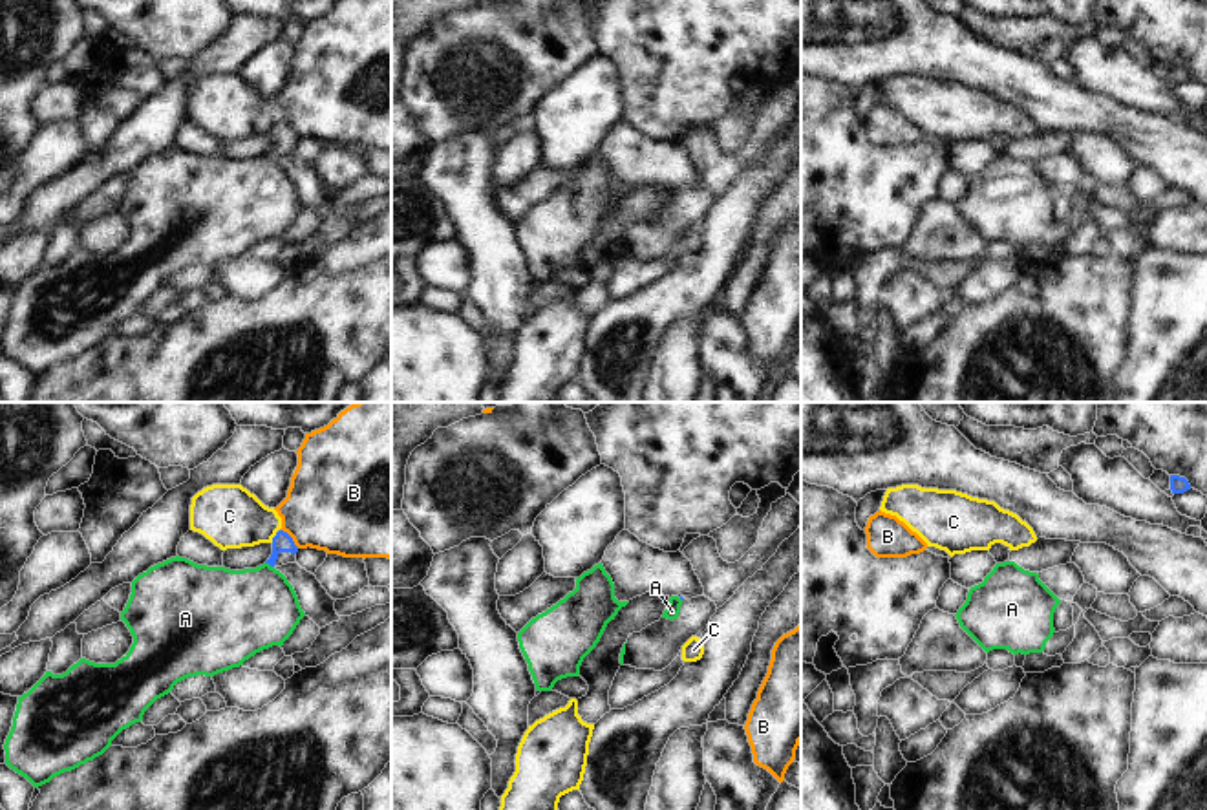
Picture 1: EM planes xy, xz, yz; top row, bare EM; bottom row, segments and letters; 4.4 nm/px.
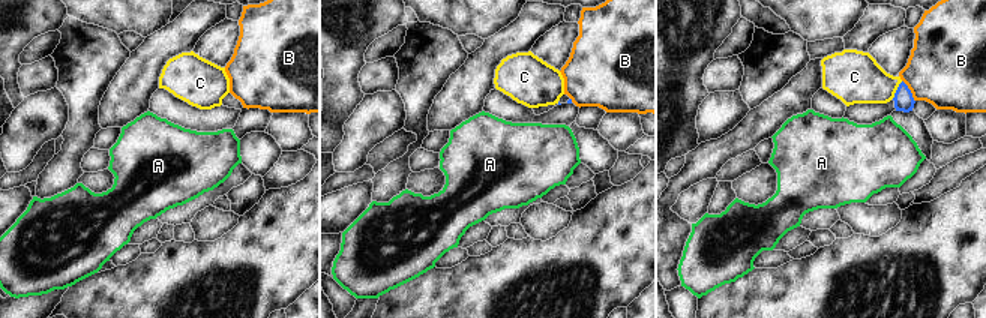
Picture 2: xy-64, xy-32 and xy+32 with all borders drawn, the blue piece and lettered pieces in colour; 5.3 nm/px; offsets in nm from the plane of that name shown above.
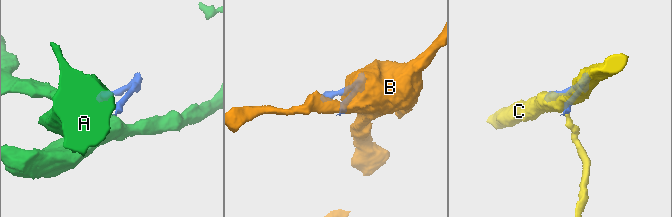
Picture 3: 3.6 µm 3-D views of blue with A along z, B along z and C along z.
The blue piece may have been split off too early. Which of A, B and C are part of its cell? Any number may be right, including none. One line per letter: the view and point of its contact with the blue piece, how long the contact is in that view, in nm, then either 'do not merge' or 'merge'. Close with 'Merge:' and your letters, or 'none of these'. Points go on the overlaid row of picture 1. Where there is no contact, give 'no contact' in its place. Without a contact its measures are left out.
A: xy (269, 564) | 50 nm | do not merge
B: xy (291, 538) | 120 nm | do not merge
C: xy (275, 536) | 70 nm | do not merge
Merge: none of these

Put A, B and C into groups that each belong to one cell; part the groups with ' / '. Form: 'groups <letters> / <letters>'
groups A / B / C

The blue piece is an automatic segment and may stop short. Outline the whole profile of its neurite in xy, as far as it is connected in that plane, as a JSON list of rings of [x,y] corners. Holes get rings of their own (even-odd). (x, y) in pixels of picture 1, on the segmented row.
[[[278,530],[276,536],[272,538],[272,554],[265,563],[269,563],[271,567],[294,563],[296,552],[298,547],[294,545],[293,538],[287,532]]]

